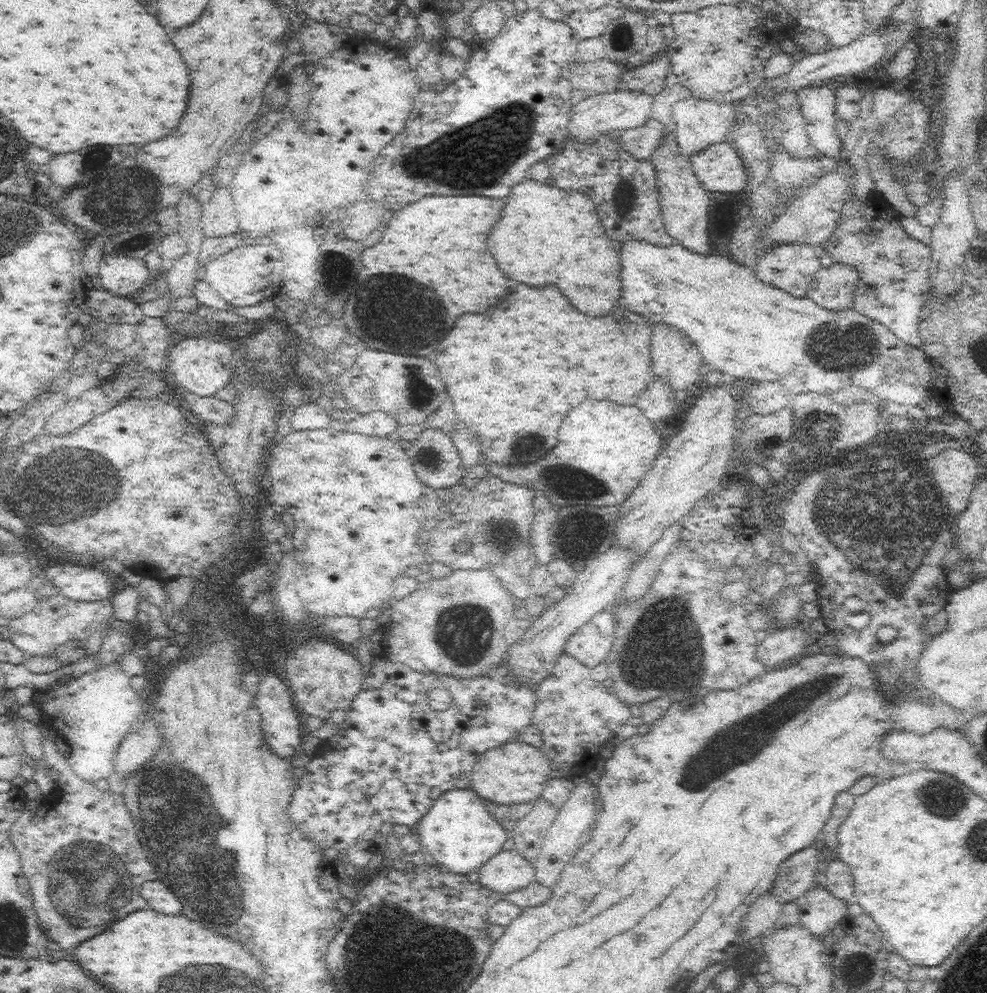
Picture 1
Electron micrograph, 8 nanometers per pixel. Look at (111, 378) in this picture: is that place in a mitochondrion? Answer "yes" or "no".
no

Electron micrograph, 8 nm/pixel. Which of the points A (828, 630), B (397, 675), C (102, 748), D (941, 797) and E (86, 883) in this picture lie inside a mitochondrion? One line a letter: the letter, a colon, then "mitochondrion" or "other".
A: other
B: other
C: other
D: mitochondrion
E: mitochondrion

